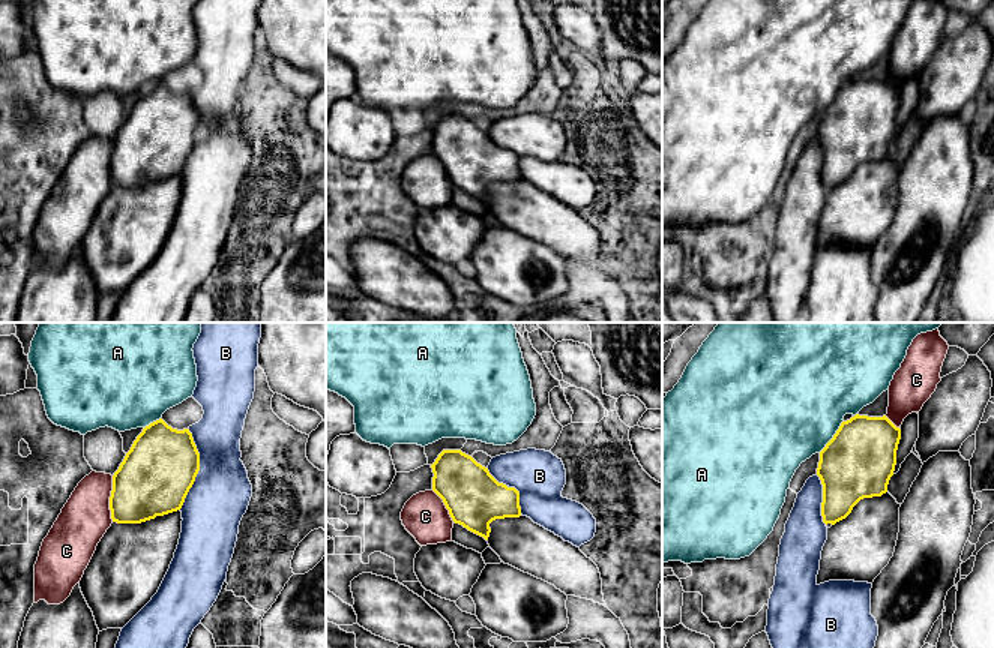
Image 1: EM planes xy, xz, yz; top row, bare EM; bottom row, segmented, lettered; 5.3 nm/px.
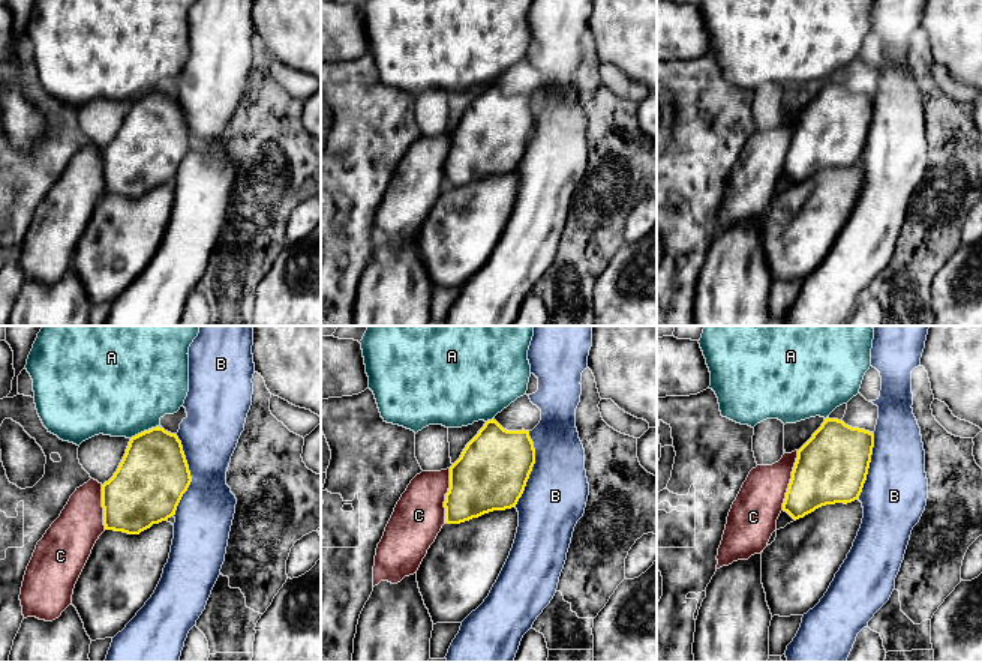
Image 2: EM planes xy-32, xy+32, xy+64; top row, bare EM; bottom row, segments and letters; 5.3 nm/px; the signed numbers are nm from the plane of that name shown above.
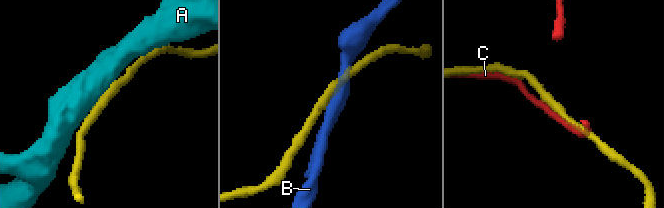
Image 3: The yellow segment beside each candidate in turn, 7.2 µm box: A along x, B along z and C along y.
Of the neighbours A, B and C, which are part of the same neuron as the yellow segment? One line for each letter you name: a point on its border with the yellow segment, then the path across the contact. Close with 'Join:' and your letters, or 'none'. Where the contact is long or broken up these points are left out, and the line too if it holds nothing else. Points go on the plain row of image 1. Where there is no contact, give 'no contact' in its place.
Join: none

